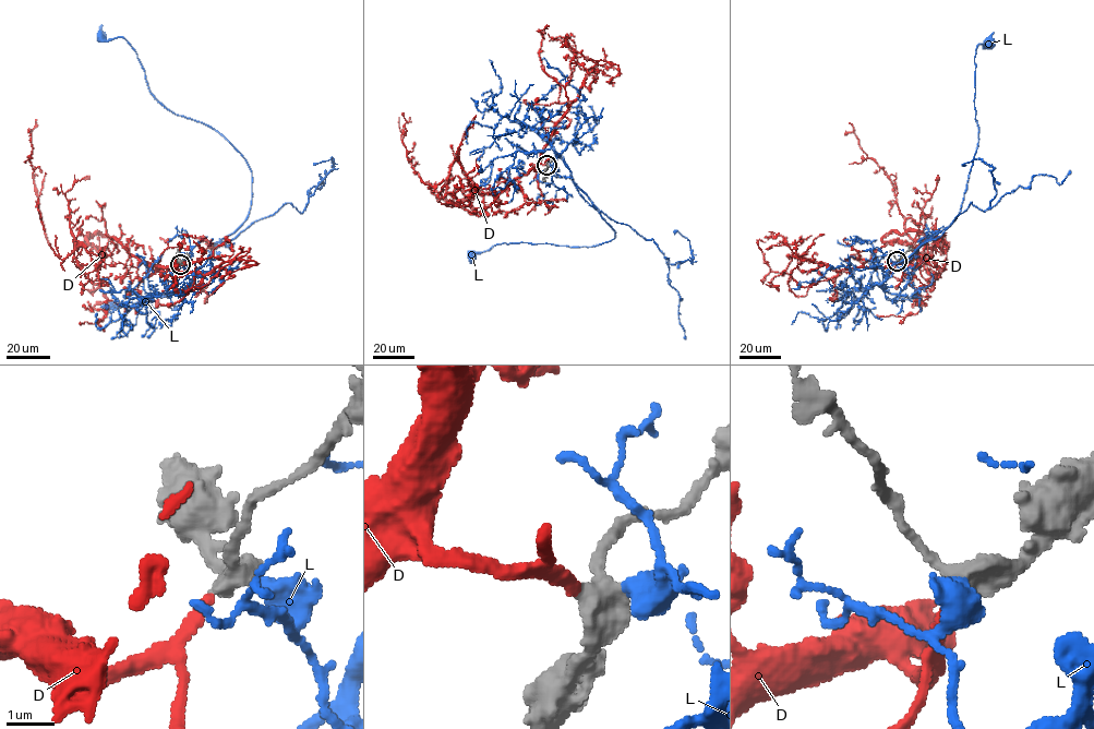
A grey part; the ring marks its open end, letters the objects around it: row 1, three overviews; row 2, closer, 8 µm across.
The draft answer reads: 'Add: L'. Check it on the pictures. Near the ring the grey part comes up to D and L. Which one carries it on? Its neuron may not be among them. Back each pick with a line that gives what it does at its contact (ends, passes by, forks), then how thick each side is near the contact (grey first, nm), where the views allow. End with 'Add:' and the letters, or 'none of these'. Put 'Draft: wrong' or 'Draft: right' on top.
Draft: wrong
D: it ends | 360/220 nm
Add: D

